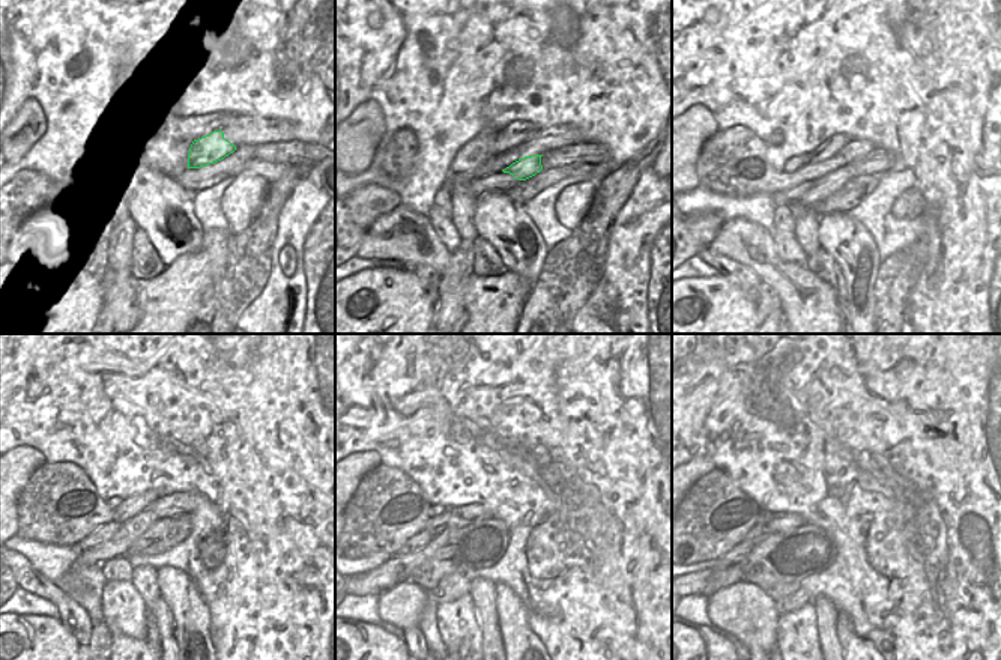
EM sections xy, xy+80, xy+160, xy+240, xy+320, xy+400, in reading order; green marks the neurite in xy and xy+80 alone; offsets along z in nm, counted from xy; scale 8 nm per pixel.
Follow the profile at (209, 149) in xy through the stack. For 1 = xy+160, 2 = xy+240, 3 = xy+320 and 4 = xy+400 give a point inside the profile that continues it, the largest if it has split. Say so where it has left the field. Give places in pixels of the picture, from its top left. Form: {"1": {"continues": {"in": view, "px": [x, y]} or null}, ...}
{"1": {"continues": {"in": "xy+160", "px": [824, 187]}}, "2": {"continues": {"in": "xy+240", "px": [131, 529]}}, "3": {"continues": {"in": "xy+320", "px": [396, 570]}}, "4": {"continues": {"in": "xy+400", "px": [702, 578]}}}

